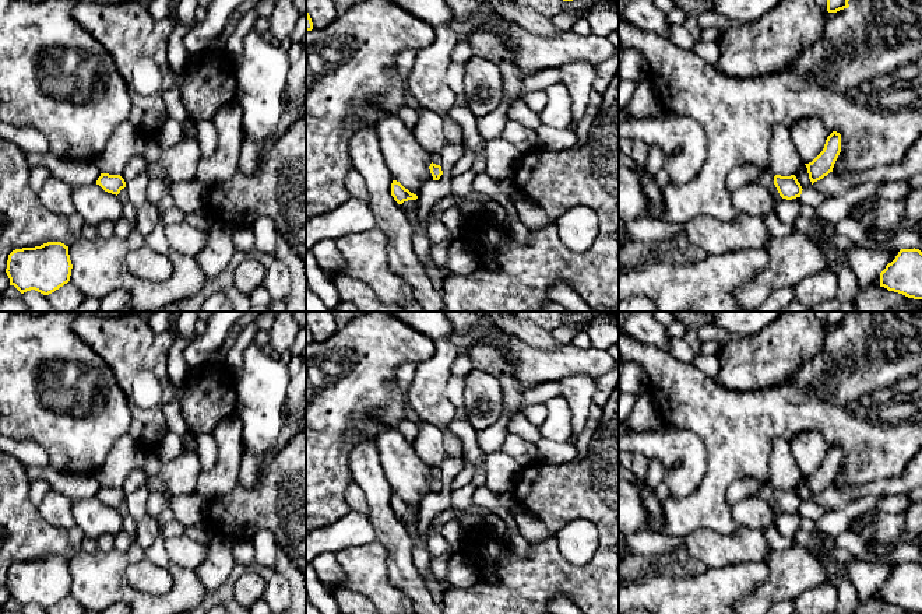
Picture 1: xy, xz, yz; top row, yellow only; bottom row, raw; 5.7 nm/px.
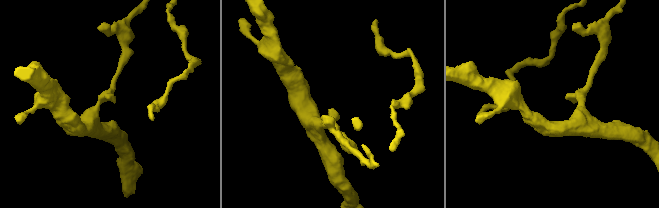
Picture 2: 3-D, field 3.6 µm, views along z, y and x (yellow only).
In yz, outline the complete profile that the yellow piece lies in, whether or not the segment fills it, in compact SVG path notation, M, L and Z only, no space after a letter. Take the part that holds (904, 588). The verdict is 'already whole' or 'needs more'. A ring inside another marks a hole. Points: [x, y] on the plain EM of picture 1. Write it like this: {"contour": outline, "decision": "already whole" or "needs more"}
{"contour": "M915 561L901 562L880 586L880 600L922 613L922 565Z", "decision": "already whole"}

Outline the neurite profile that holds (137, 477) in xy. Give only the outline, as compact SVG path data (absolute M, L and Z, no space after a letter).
M136 464L134 470L129 473L129 476L126 477L122 491L127 497L137 491L140 487L142 487L144 484L147 484L147 480L148 476Z

